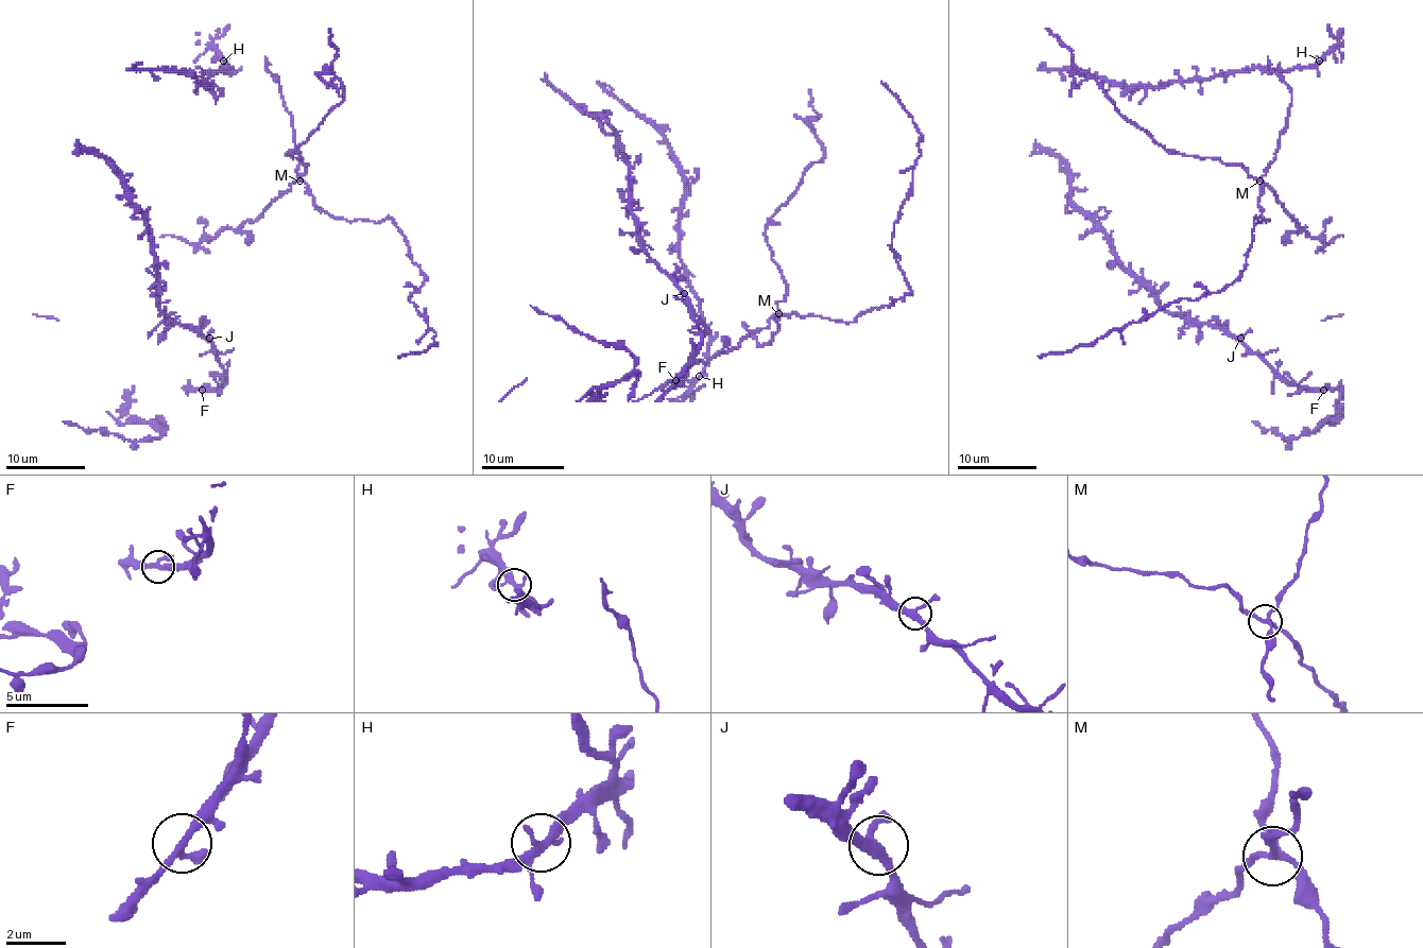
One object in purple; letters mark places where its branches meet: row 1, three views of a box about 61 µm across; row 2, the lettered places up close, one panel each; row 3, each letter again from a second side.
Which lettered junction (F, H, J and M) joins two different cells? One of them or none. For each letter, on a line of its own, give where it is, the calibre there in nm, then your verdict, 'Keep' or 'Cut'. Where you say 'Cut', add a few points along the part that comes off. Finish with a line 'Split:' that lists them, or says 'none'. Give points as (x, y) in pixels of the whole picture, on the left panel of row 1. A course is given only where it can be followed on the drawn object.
F: Place: (202, 390). Thickness 240 nm. Keep
H: Place: (223, 61). Thickness 260 nm. Keep
J: Place: (209, 338). Thickness 260 nm. Keep
M: Place: (299, 181). Thickness 220 nm. Cut
Split: M

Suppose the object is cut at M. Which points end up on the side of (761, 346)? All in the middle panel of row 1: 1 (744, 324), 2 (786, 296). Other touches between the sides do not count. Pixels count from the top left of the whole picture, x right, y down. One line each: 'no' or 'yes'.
1: yes
2: no

